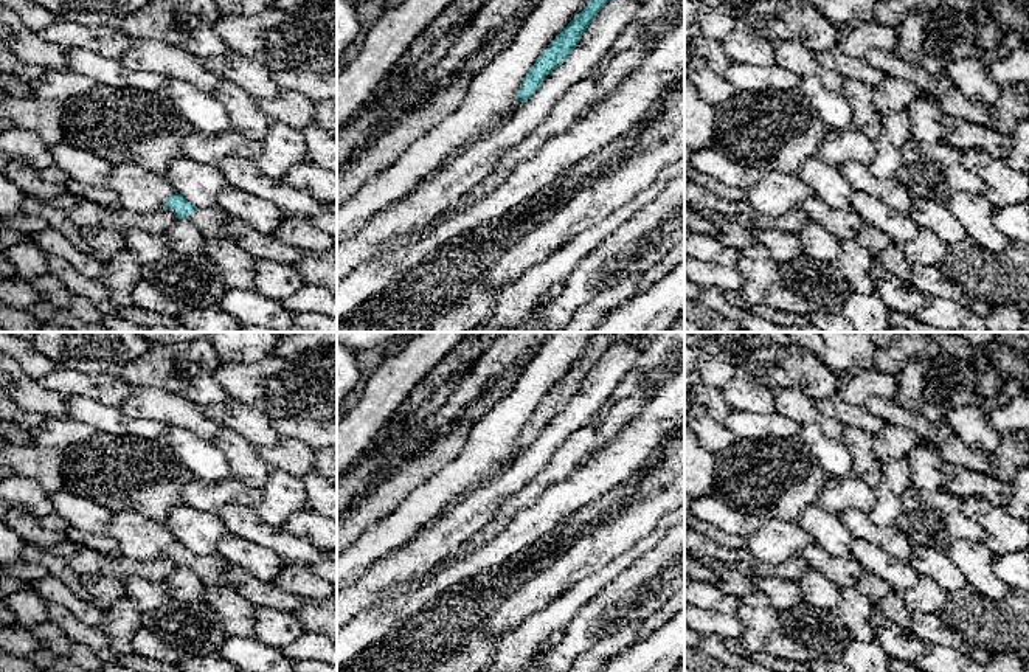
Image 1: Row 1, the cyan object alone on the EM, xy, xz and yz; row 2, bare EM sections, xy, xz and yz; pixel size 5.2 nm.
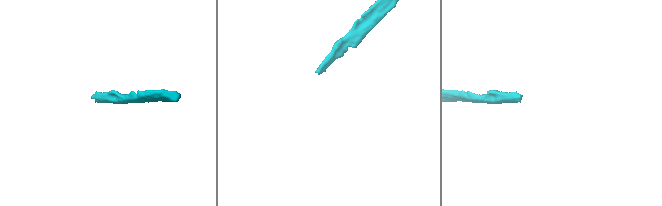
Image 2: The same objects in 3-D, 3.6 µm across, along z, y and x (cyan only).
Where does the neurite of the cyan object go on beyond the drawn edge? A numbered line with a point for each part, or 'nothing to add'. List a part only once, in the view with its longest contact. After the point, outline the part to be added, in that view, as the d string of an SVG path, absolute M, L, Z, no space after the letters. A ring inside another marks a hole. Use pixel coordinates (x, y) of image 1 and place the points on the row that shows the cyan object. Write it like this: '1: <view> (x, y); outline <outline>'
1: xy (211, 221); outline M214 205L194 210L186 220L192 222L206 239L217 239L223 236L225 225L231 217Z

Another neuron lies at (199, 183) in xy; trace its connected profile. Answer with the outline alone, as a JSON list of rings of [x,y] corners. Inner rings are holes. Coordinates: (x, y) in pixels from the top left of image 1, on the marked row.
[[[188,157],[169,163],[163,177],[197,208],[214,206],[217,196],[228,188],[228,182],[214,165],[205,165]]]

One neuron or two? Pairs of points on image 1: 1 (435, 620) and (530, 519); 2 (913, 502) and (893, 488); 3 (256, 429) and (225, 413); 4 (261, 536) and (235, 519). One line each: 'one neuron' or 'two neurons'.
1: two neurons
2: two neurons
3: one neuron
4: one neuron

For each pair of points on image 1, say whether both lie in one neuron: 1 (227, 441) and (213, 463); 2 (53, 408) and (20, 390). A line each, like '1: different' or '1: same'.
1: different
2: same

